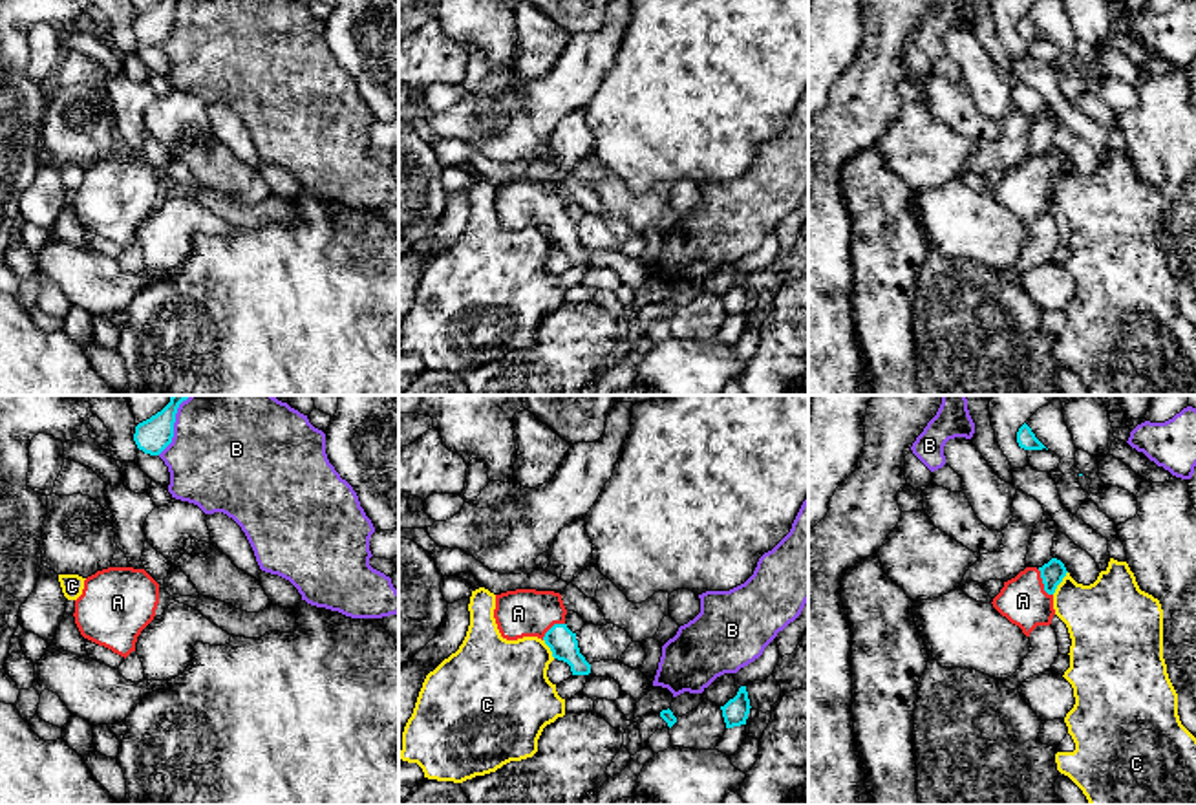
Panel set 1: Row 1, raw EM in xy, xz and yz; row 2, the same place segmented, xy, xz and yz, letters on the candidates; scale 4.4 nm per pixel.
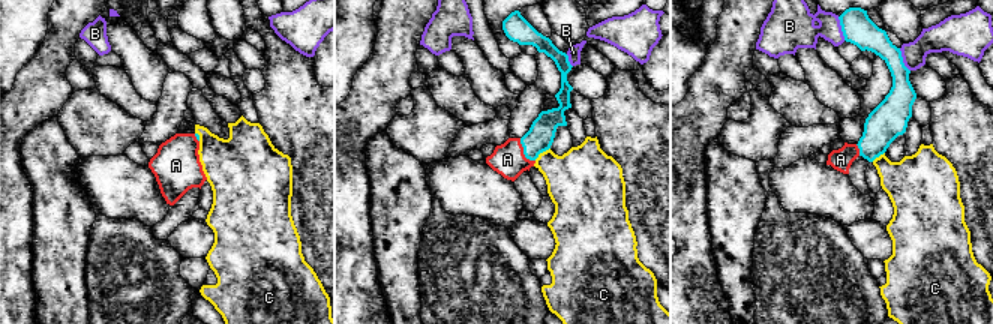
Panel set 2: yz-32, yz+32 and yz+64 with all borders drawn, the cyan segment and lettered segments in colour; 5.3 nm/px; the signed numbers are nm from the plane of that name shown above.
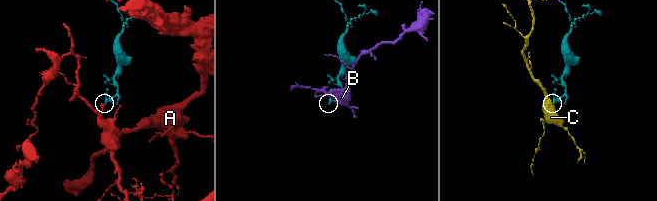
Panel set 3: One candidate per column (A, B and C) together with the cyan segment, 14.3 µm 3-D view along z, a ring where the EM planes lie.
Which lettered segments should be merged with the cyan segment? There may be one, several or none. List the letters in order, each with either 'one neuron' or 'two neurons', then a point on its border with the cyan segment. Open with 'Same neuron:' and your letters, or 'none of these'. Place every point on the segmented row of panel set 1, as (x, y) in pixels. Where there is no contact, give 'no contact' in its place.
Same neuron: A
A: one neuron | yz (1043, 582)
B: two neurons | xy (172, 425)
C: two neurons | yz (1061, 580)

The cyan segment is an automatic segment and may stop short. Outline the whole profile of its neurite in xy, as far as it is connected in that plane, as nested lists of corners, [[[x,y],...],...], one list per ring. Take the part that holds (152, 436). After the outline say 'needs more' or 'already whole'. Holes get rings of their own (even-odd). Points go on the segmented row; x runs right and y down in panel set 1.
[[[172,395],[161,412],[135,426],[133,441],[139,450],[159,456],[172,443],[177,408],[188,397]]] | already whole

